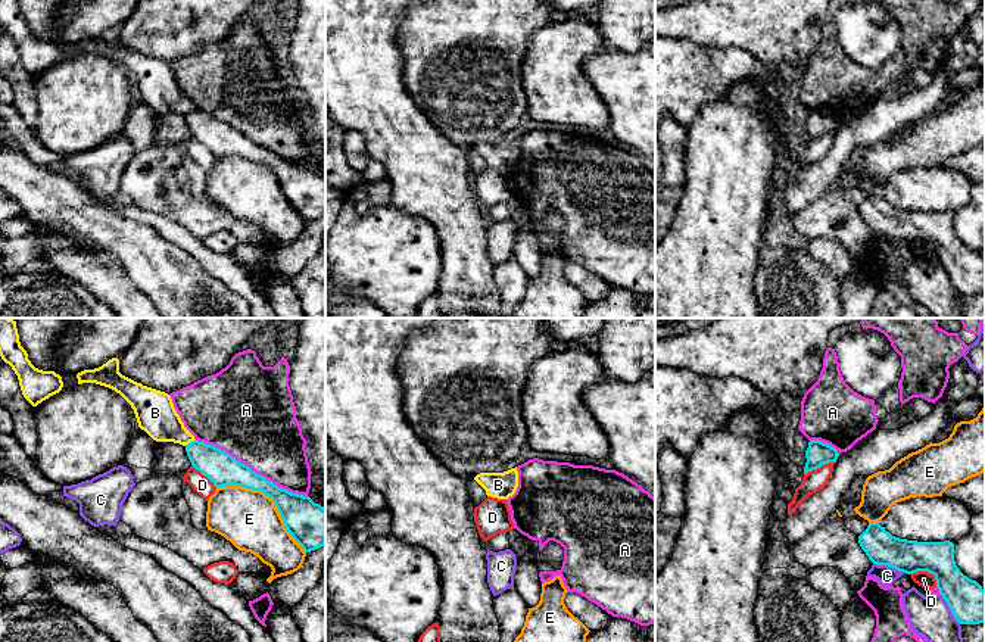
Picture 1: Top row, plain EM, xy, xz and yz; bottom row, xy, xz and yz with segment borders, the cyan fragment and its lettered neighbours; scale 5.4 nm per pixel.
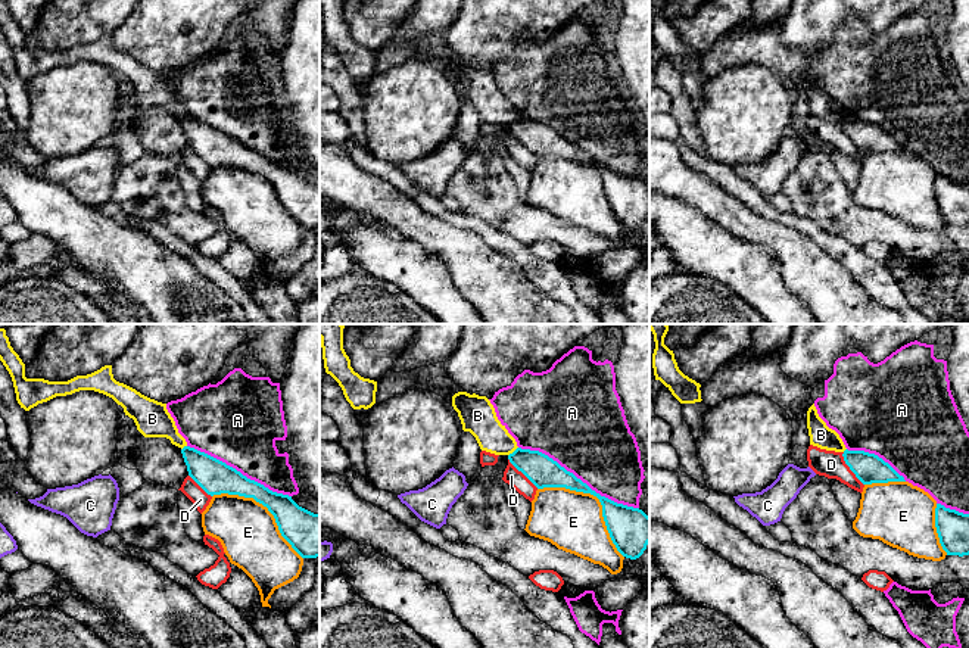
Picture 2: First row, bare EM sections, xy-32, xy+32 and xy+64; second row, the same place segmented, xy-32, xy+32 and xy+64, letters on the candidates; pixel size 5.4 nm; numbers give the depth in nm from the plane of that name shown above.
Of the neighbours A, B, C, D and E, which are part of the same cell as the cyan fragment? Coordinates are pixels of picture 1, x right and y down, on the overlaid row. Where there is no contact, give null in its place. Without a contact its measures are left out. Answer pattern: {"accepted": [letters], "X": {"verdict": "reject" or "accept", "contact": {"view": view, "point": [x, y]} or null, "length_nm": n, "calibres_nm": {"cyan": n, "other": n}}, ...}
{"accepted": [], "A": {"verdict": "reject", "contact": {"view": "xy", "point": [251, 470]}, "length_nm": 700, "calibres_nm": {"cyan": 180, "other": 440}}, "B": {"verdict": "reject", "contact": {"view": "xy", "point": [190, 442]}, "length_nm": 70, "calibres_nm": {"cyan": 180, "other": 220}}, "C": {"verdict": "reject", "contact": {"view": "yz", "point": [888, 566]}, "length_nm": 180, "calibres_nm": {"cyan": 180, "other": 100}}, "D": {"verdict": "reject", "contact": {"view": "yz", "point": [928, 572]}, "length_nm": 170, "calibres_nm": {"cyan": 200, "other": 90}}, "E": {"verdict": "reject", "contact": {"view": "xy", "point": [271, 498]}, "length_nm": 600, "calibres_nm": {"cyan": 240, "other": 320}}}

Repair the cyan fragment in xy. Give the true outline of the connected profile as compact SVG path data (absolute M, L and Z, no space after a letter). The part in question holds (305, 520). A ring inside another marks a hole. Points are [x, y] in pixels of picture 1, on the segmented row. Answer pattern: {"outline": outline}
{"outline": "M190 442L186 445L186 452L191 465L206 476L215 487L241 486L269 496L287 532L305 552L325 545L325 508L309 496L278 487L227 452L205 442Z"}

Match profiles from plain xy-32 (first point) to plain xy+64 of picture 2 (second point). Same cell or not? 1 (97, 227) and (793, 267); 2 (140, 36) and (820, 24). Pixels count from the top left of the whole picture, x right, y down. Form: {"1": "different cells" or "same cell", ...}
{"1": "same cell", "2": "same cell"}

